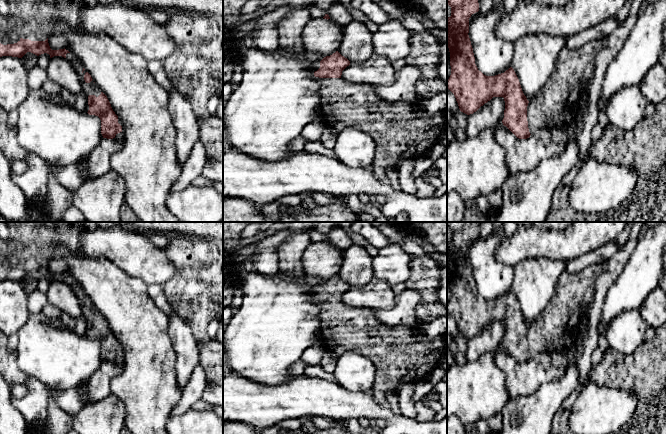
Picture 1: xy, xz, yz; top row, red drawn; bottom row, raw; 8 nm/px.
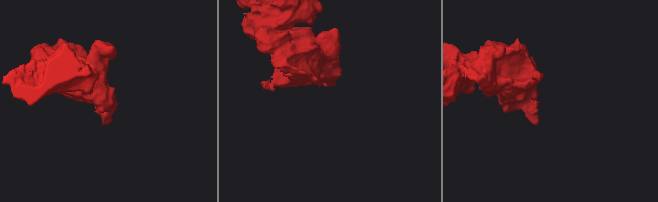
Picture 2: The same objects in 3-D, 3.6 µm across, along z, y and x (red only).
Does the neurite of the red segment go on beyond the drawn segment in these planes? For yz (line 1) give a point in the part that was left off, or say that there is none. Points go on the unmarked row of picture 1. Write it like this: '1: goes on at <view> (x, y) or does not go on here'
1: does not go on here

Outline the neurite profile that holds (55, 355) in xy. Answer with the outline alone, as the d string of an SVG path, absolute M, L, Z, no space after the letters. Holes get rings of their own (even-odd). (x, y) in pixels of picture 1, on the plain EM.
M31 313L17 335L17 364L28 377L34 377L59 392L79 389L83 401L87 402L88 394L83 384L103 363L98 340L79 336L59 320L49 319L42 313Z

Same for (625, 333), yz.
M630 310L613 317L604 336L610 348L622 355L628 355L645 341L646 328L639 310Z

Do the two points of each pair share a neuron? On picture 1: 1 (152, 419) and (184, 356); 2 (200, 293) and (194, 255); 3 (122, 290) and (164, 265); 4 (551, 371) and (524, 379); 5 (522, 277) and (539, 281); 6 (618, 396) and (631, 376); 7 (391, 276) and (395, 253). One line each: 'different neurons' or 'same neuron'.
1: different neurons
2: same neuron
3: different neurons
4: same neuron
5: same neuron
6: different neurons
7: same neuron

